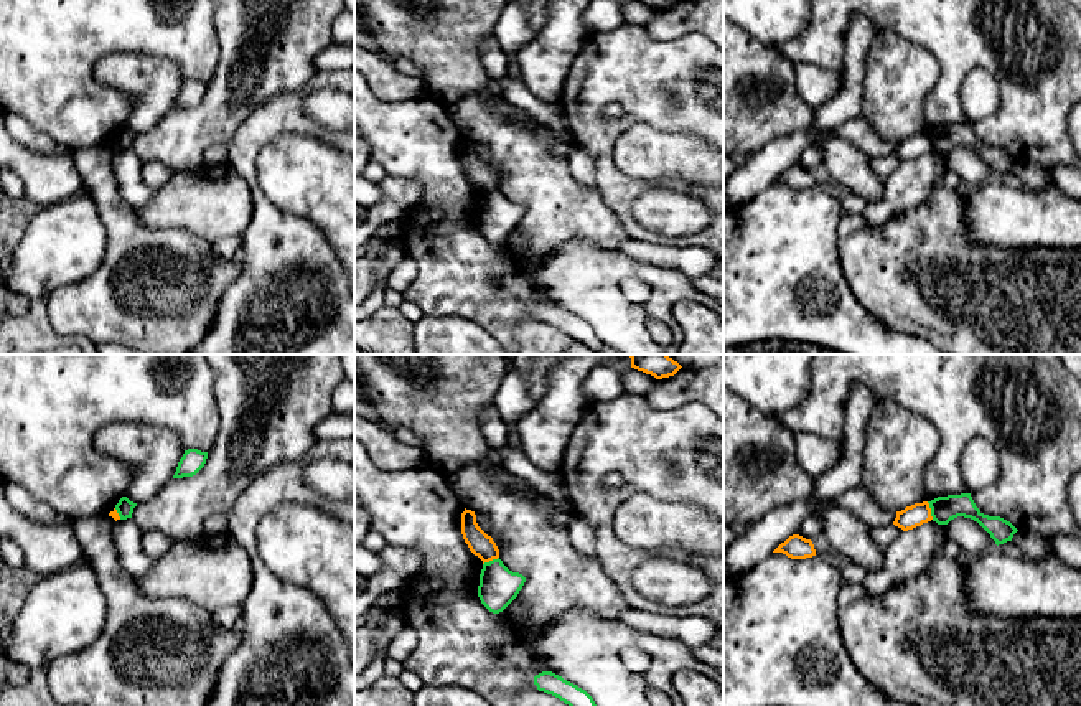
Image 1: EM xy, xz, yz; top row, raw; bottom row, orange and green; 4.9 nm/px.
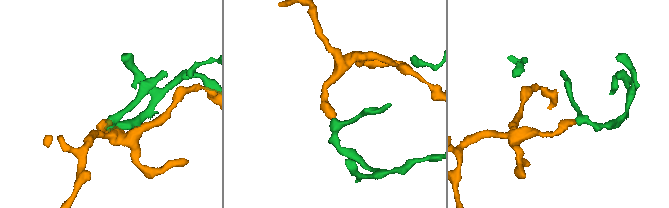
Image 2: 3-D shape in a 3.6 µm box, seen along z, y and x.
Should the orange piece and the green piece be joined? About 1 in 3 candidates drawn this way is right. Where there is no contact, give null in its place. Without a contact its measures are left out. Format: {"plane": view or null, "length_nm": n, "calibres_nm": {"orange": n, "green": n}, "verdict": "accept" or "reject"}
{"plane": "yz", "length_nm": 90, "calibres_nm": {"orange": 110, "green": 130}, "verdict": "reject"}

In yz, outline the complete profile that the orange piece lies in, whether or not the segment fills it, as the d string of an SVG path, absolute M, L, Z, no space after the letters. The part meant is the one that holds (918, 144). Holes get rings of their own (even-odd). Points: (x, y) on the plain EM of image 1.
M923 132L923 134L915 134L911 137L906 137L901 142L896 142L896 148L893 155L901 158L903 162L908 162L931 150L933 147L931 147L929 134Z

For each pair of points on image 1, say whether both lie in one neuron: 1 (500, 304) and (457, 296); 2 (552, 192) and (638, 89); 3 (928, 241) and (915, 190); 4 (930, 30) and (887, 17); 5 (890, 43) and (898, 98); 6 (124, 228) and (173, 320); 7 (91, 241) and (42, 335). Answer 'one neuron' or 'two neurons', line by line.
1: one neuron
2: two neurons
3: two neurons
4: one neuron
5: one neuron
6: one neuron
7: one neuron

